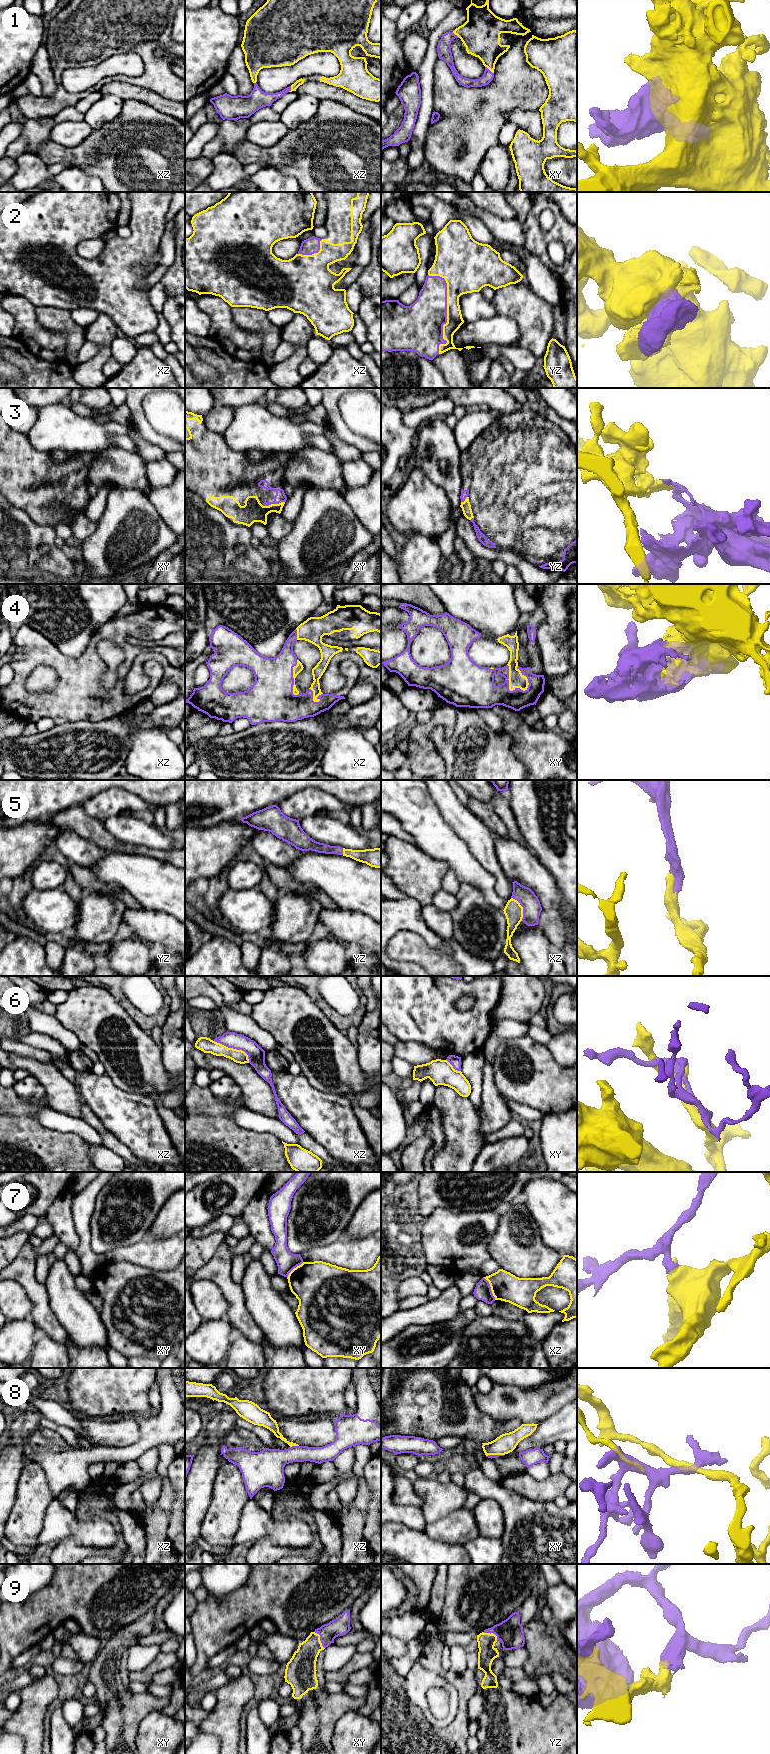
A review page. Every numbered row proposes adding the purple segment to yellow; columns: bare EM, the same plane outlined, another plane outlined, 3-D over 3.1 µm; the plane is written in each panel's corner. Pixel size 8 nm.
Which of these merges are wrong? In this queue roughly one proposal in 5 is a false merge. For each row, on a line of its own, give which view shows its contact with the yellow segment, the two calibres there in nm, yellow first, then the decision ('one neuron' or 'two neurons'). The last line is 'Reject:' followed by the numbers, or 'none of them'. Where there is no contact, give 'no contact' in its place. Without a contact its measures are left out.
1: meets yellow in xy; 280 nm thick on the yellow side, 90 nm on the other; one neuron
2: meets yellow in yz; 200 nm thick on the yellow side, 360 nm on the other; one neuron
3: meets yellow in xy; 180 nm thick on the yellow side, 90 nm on the other; one neuron
4: meets yellow in xy; 130 nm thick on the yellow side, 260 nm on the other; one neuron
5: meets yellow in xz; 150 nm thick on the yellow side, 150 nm on the other; one neuron
6: meets yellow in xz; 120 nm thick on the yellow side, 140 nm on the other; two neurons
7: meets yellow in xz; 240 nm thick on the yellow side, 140 nm on the other; two neurons
8: meets yellow in xz; 90 nm thick on the yellow side, 240 nm on the other; two neurons
9: meets yellow in xy; 220 nm thick on the yellow side, 150 nm on the other; one neuron
Reject: 6, 7, 8

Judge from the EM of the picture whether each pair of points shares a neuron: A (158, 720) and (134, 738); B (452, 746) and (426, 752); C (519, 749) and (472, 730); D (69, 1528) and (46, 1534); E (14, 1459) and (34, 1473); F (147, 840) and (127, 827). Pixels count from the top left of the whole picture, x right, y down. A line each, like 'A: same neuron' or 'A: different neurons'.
A: different neurons
B: different neurons
C: different neurons
D: same neuron
E: different neurons
F: same neuron

